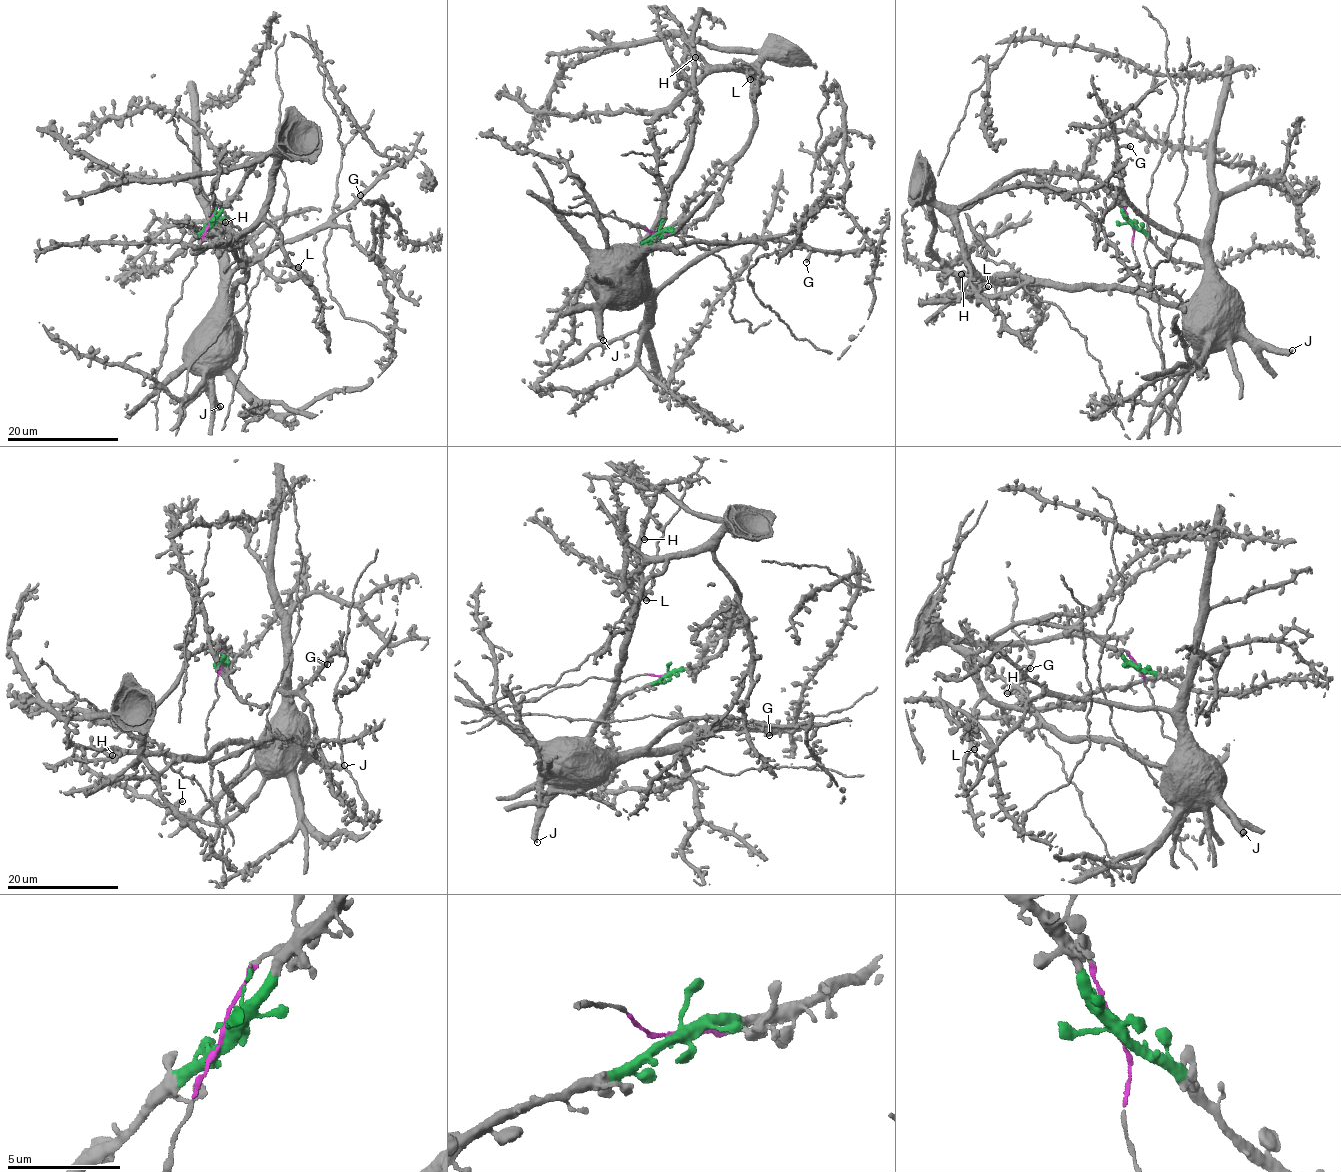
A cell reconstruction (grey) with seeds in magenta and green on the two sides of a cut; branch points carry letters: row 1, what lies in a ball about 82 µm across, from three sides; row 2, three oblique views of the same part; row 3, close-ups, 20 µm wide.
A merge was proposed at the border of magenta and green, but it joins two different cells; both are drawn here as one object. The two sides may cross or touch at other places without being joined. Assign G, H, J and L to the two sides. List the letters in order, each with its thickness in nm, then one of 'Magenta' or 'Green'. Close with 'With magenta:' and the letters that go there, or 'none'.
G: Thickness 380 nm. Magenta
H: Thickness 480 nm. Magenta
J: Thickness 440 nm. Magenta
L: Thickness 400 nm. Green
With magenta: G, H, J

